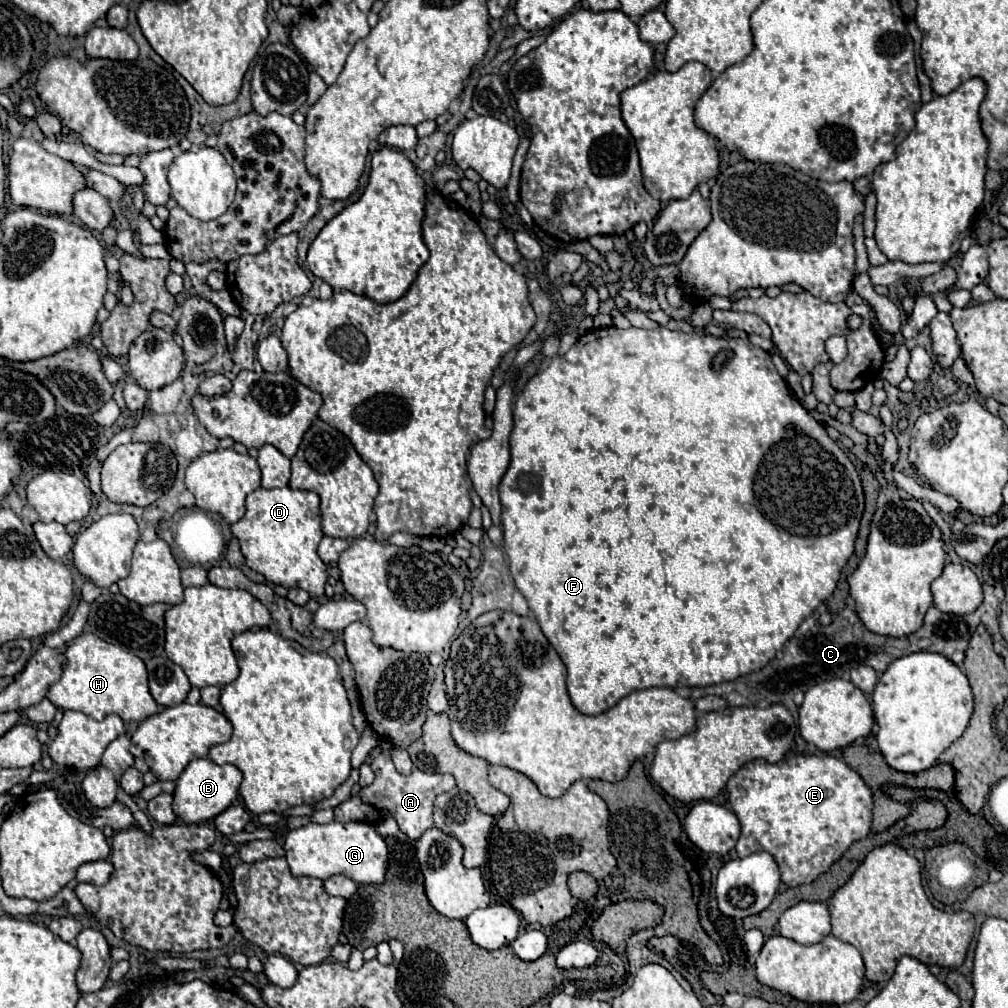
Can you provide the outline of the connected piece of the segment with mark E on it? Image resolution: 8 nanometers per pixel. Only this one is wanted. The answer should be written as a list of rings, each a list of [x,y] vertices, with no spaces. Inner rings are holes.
[[[805,754],[783,758],[777,764],[765,760],[751,760],[743,764],[727,782],[729,804],[741,822],[741,836],[737,842],[737,854],[749,856],[753,852],[769,852],[781,872],[781,880],[787,886],[799,886],[813,882],[819,874],[827,872],[843,852],[857,840],[871,832],[873,796],[861,776],[853,772],[841,758],[829,754]]]

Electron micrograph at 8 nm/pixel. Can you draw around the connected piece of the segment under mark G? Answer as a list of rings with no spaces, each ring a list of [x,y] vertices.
[[[329,822],[307,824],[291,830],[285,838],[285,858],[293,876],[313,876],[327,880],[329,876],[343,874],[359,884],[381,884],[387,870],[387,844],[371,824],[363,822]]]

